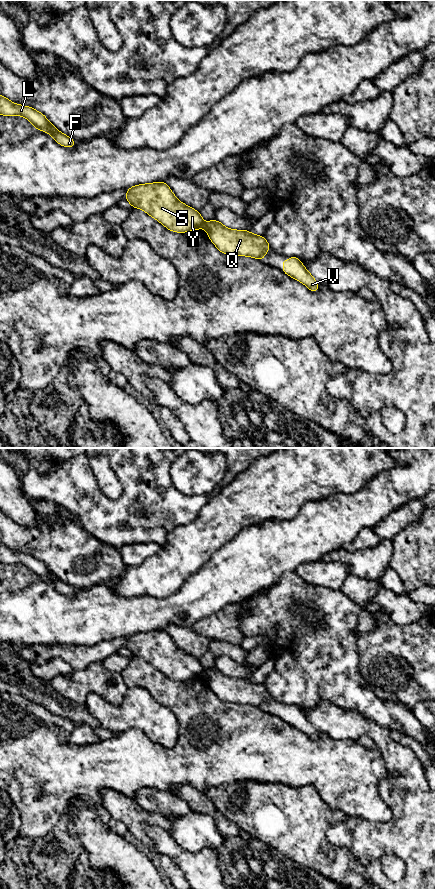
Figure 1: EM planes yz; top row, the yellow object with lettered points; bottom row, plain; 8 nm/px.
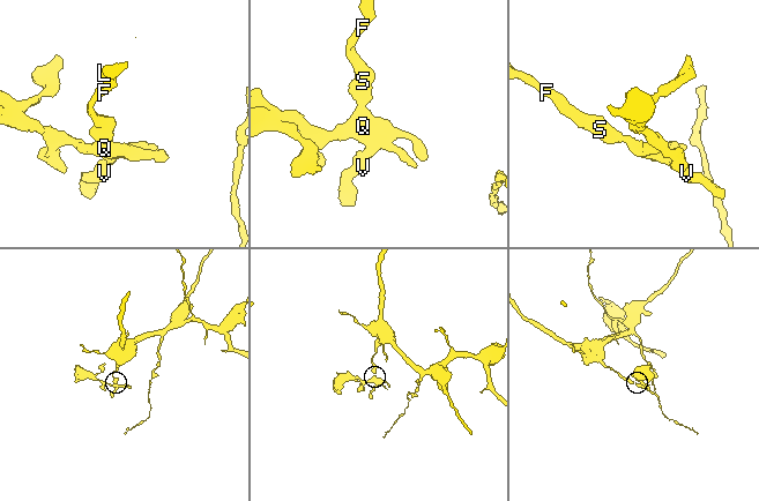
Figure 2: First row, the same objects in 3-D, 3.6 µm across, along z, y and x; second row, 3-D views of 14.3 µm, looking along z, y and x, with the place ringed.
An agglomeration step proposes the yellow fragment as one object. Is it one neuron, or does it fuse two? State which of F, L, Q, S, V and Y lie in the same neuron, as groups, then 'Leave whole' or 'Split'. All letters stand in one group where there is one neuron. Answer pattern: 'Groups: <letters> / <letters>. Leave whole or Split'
Groups: F L S Y / Q V. Split

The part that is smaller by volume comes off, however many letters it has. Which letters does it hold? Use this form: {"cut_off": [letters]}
{"cut_off": ["Q", "V"]}

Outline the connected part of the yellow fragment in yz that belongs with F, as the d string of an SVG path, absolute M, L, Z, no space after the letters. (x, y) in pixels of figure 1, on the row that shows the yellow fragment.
M0 95L0 115L3 116L23 116L28 119L36 128L49 133L53 139L64 147L74 147L76 142L69 136L57 130L45 117L44 114L37 110L24 105L18 105L8 100L3 95Z

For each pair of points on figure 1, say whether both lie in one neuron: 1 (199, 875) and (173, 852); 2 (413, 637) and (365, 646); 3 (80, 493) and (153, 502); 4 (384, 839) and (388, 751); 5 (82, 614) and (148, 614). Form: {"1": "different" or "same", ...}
{"1": "same", "2": "same", "3": "same", "4": "same", "5": "same"}

